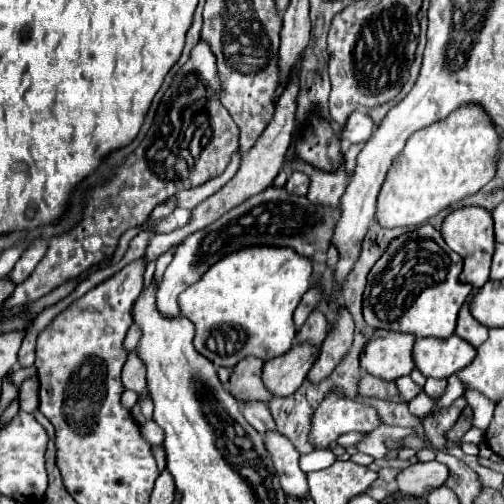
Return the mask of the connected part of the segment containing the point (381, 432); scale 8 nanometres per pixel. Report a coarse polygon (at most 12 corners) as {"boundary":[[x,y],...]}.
{"boundary":[[377,427],[367,439],[346,448],[352,456],[361,451],[375,459],[387,455],[387,437],[403,439],[411,427]]}

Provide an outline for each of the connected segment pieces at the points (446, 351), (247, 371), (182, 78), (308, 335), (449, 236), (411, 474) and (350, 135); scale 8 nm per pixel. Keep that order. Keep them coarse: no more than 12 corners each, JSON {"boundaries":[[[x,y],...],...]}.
{"boundaries":[[[417,339],[415,367],[425,377],[447,379],[475,359],[471,343]],[[245,357],[233,367],[229,393],[239,403],[269,403],[263,361]],[[191,51],[143,143],[87,195],[1,313],[113,255],[155,205],[225,171],[239,131]],[[319,309],[309,315],[297,333],[297,343],[321,345],[327,335],[325,315]],[[483,207],[449,213],[441,235],[463,257],[461,279],[489,281],[495,233]],[[439,461],[415,463],[397,477],[399,491],[423,497],[445,485],[449,469]],[[355,111],[339,129],[339,139],[365,143],[373,135],[367,113]]]}

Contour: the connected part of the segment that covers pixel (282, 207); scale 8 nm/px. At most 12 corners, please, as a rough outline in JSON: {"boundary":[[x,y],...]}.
{"boundary":[[267,187],[175,249],[157,311],[233,251],[327,251],[339,209]]}

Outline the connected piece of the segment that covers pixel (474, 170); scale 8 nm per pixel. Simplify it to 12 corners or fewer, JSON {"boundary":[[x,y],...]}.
{"boundary":[[477,105],[413,133],[385,177],[385,229],[419,227],[495,175]]}

